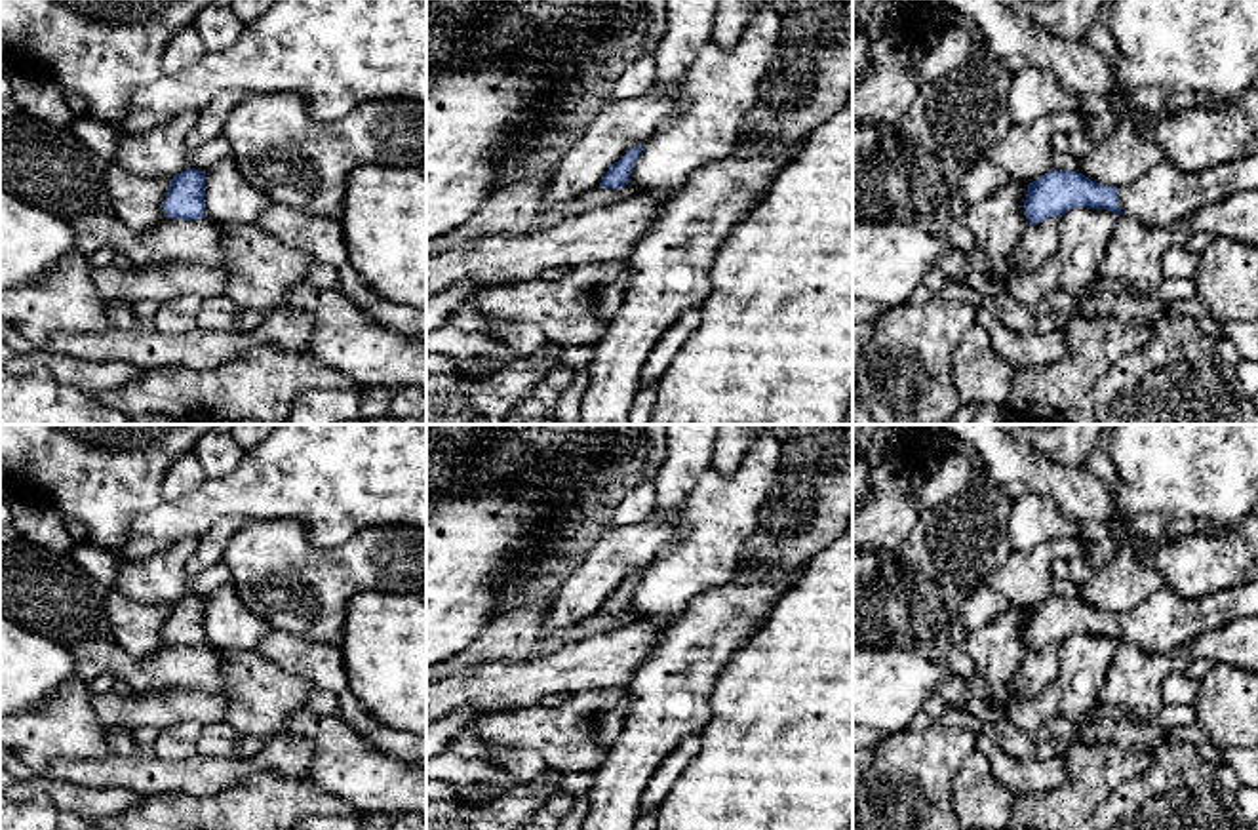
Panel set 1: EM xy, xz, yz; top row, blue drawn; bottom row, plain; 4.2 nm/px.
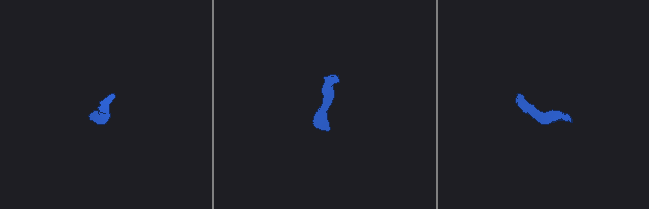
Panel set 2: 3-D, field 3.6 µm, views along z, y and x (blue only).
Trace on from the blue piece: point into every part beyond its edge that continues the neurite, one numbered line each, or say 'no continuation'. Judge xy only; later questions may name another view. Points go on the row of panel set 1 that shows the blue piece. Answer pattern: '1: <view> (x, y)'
no continuation

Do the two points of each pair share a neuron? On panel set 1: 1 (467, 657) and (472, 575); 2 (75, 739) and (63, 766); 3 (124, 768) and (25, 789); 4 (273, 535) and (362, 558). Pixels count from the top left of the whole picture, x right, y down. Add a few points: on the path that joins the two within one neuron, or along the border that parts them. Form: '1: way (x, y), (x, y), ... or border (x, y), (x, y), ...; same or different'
1: border (495, 617), (446, 663); different
2: border (111, 752), (99, 758), (56, 758), (40, 773); different
3: border (42, 773), (84, 787), (111, 789); different
4: way (295, 558), (305, 568), (339, 568); same

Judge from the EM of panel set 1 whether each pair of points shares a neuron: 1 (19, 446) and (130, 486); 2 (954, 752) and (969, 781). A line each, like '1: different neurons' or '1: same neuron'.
1: same neuron
2: different neurons

